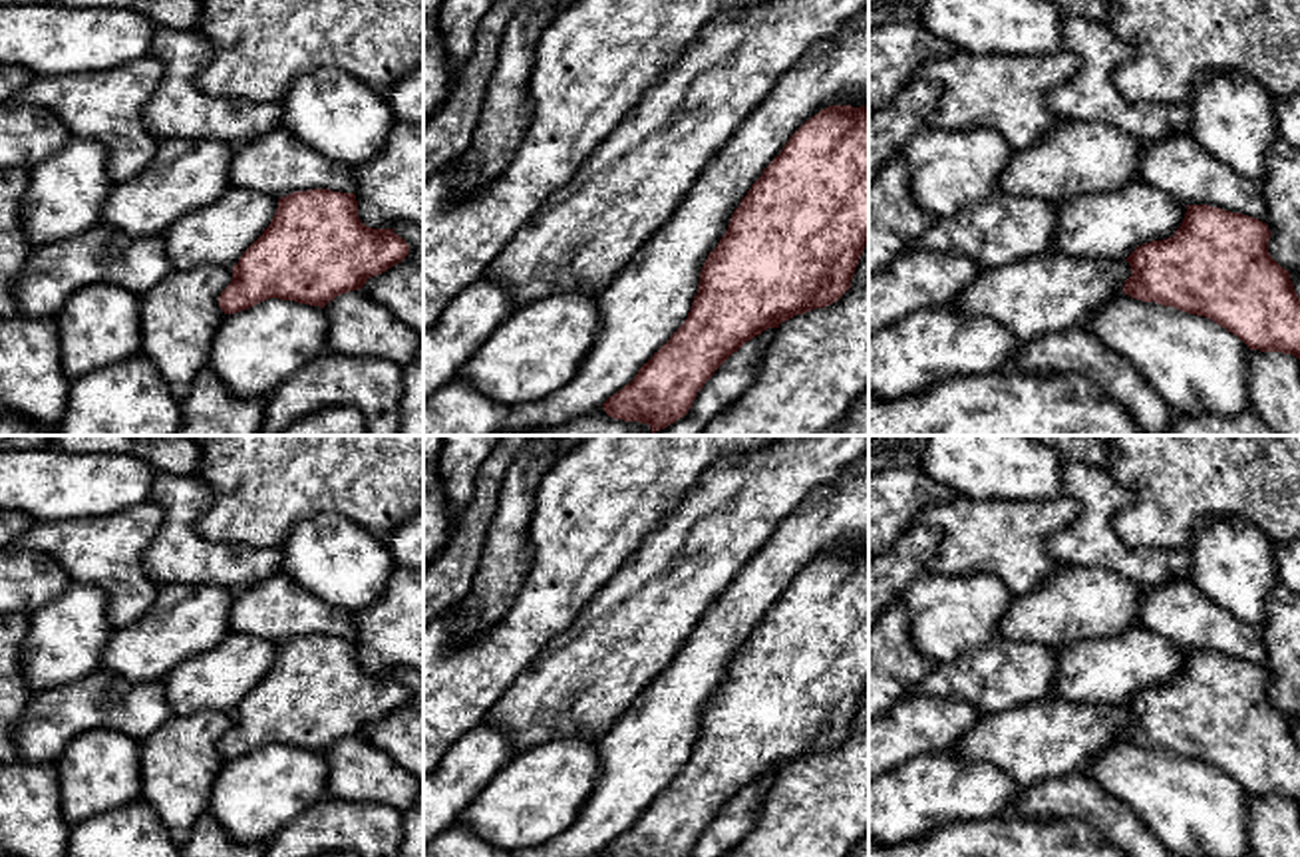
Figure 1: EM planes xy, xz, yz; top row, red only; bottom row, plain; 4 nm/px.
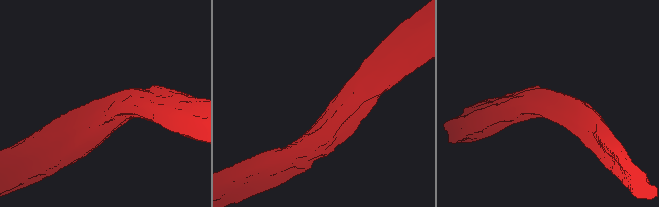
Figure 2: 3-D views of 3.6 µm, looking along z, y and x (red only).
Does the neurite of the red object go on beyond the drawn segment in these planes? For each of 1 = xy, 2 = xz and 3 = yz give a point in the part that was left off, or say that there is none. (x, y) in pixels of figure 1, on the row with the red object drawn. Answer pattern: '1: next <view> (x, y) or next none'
1: next none
2: next none
3: next none

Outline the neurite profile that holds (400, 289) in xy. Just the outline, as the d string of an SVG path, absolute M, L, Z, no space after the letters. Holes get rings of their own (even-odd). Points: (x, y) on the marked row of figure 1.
M396 223L392 229L409 245L409 255L386 272L368 278L360 290L423 336L423 227Z

